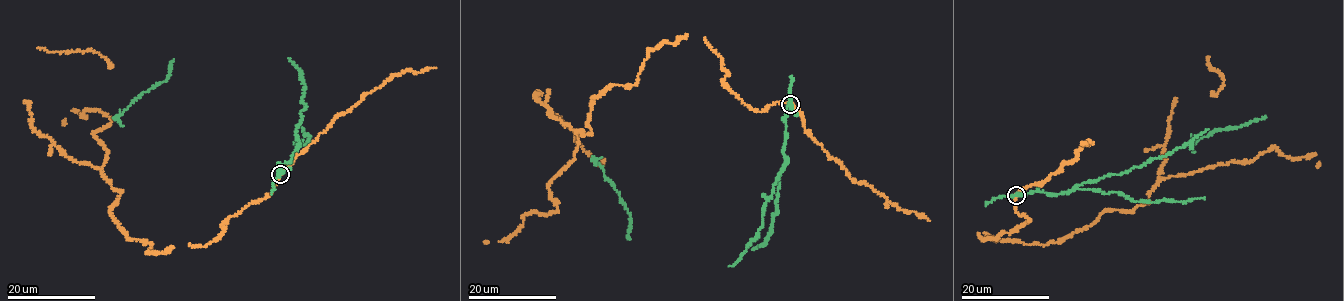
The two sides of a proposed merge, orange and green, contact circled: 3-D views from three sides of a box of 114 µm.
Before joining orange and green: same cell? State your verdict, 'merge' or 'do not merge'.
do not merge

